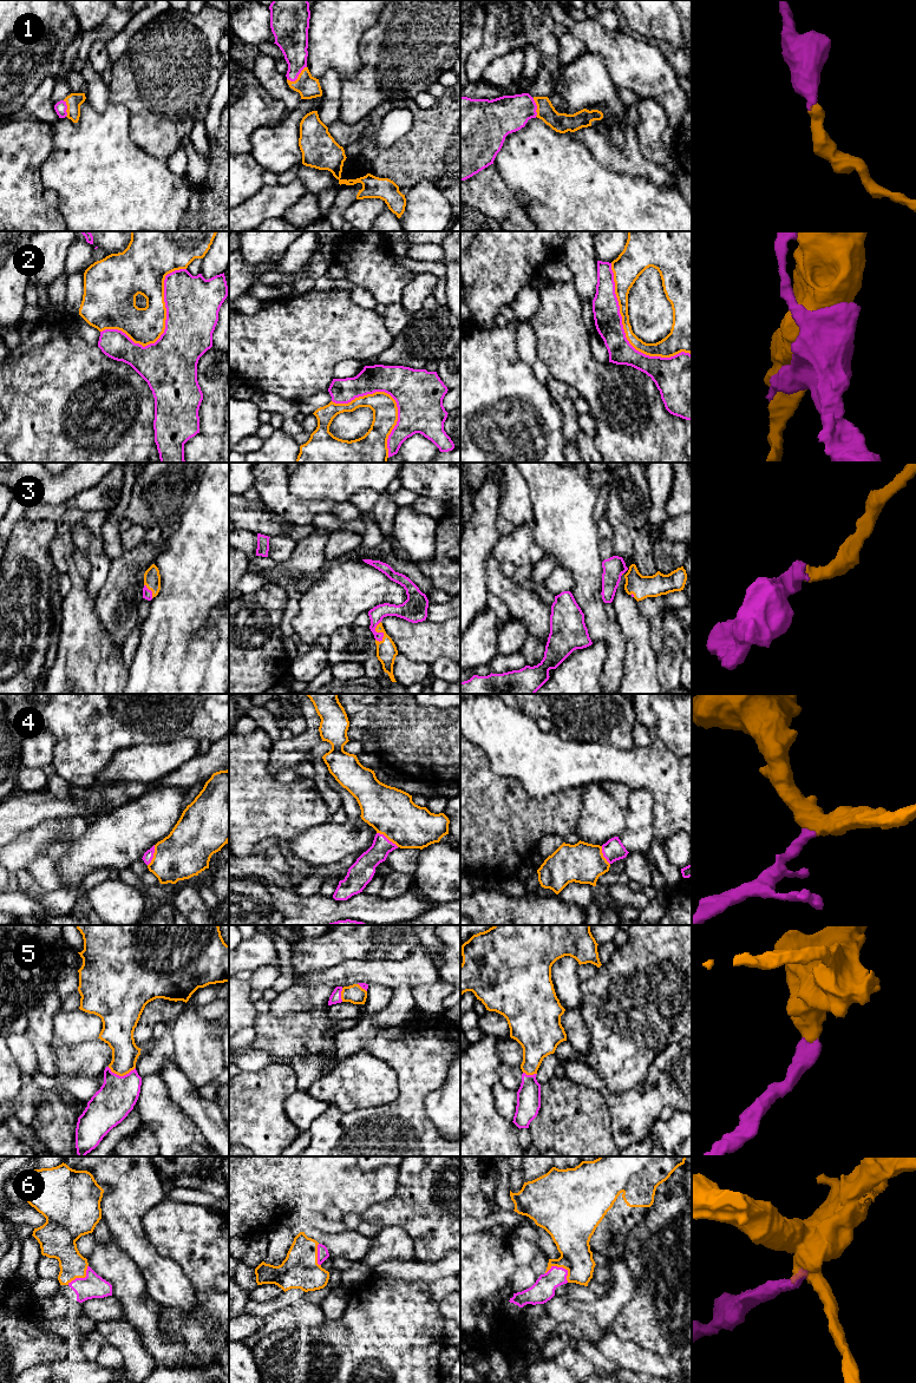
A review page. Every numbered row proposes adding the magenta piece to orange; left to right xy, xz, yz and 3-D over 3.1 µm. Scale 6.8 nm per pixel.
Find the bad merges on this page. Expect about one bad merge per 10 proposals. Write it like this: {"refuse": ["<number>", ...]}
{"refuse": ["2"]}

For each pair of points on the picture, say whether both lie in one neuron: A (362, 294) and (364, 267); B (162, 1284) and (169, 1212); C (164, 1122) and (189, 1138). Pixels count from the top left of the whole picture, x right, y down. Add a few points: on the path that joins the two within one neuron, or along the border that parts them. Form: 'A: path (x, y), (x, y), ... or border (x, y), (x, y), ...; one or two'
A: border (354, 283), (364, 287), (378, 302); two
B: border (146, 1234), (150, 1244), (171, 1258), (184, 1275); two
C: path (170, 1126), (183, 1138); one

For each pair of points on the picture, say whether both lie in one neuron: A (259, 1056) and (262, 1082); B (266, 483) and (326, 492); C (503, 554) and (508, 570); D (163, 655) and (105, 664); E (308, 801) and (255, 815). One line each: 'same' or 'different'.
A: different
B: different
C: different
D: different
E: same

